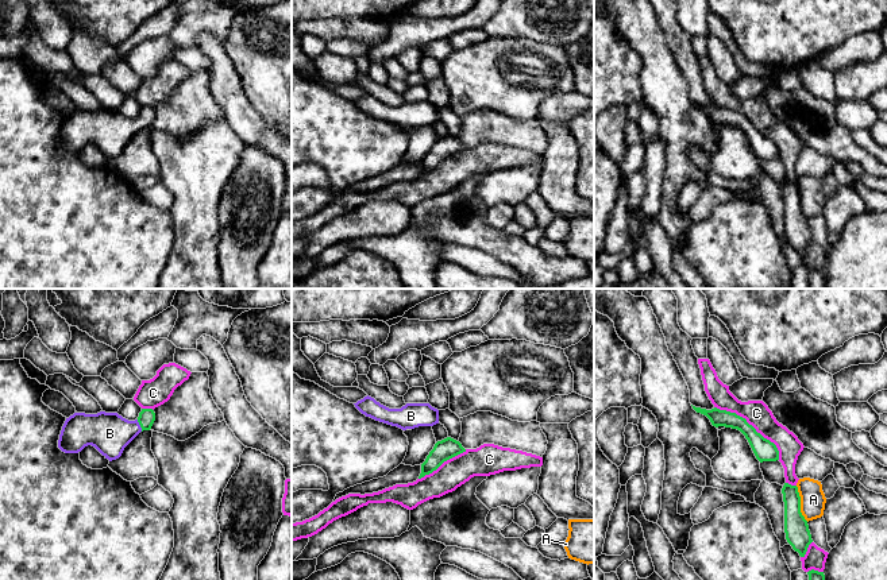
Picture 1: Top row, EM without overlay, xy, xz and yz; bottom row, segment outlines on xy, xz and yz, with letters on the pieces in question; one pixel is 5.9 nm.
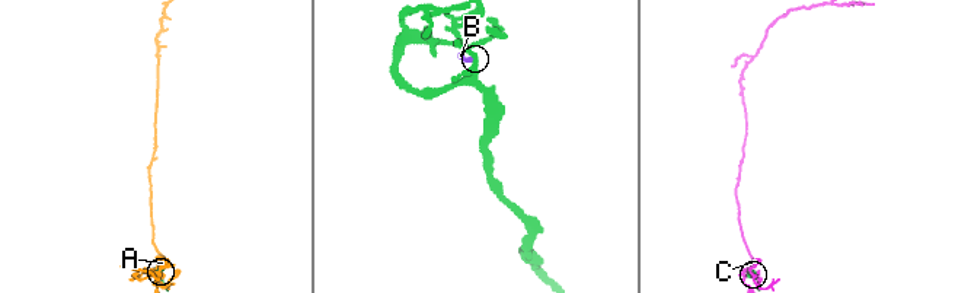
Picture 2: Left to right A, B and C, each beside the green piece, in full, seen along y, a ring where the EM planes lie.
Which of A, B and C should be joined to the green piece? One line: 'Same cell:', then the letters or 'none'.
Same cell: B

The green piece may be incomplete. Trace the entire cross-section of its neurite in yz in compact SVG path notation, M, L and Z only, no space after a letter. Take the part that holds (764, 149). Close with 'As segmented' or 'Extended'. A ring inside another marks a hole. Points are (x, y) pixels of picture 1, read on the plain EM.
M693 104L693 107L697 111L706 113L711 123L716 125L725 124L740 128L748 138L756 156L760 161L779 158L779 148L776 143L757 131L756 127L749 123L745 116L737 113L736 111L720 108L717 105L706 108Z. As segmented

